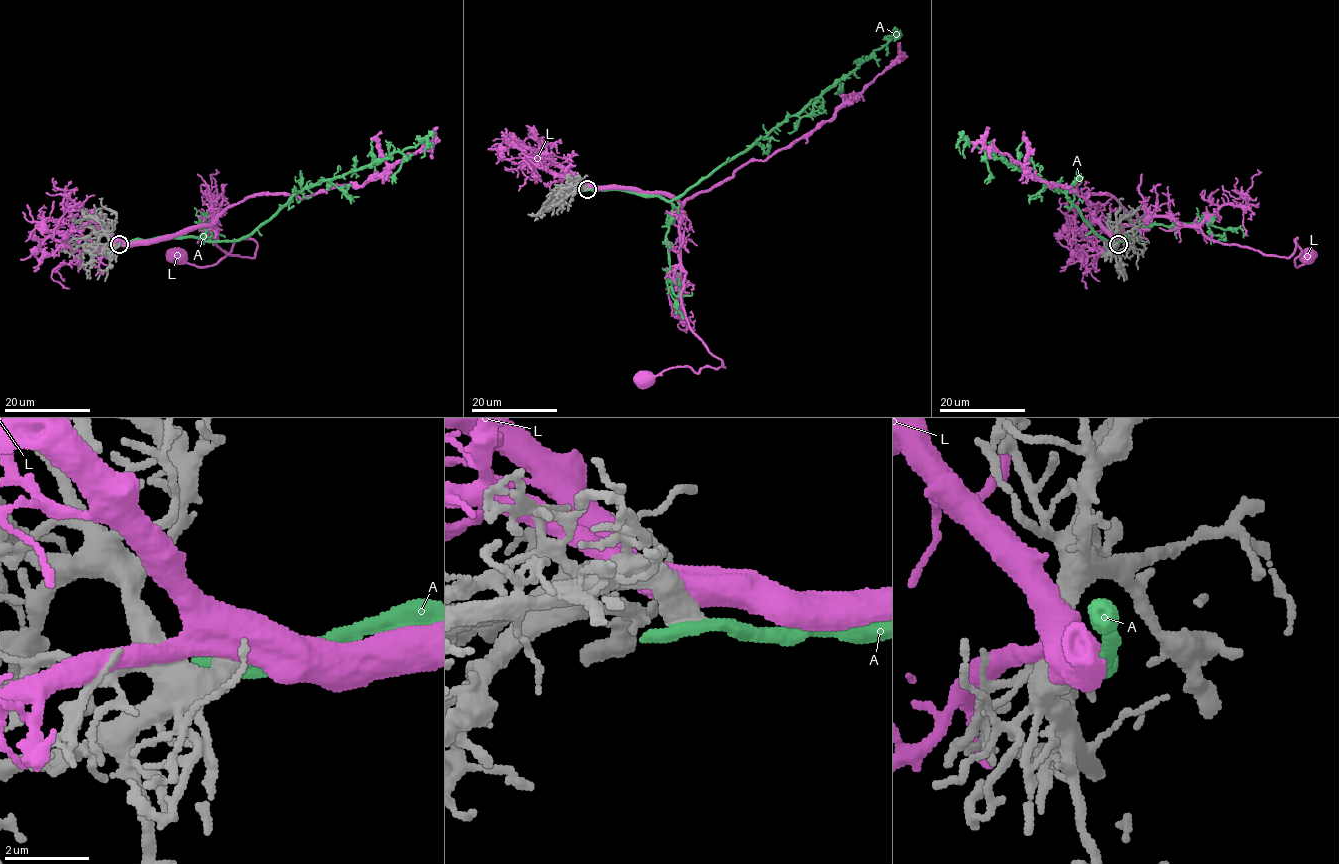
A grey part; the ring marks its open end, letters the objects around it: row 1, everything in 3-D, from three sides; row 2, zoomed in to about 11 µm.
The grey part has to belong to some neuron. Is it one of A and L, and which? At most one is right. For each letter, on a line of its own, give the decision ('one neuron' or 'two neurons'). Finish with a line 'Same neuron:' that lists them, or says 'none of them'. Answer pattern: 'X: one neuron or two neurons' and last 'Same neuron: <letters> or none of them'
A: two neurons
L: two neurons
Same neuron: none of them

